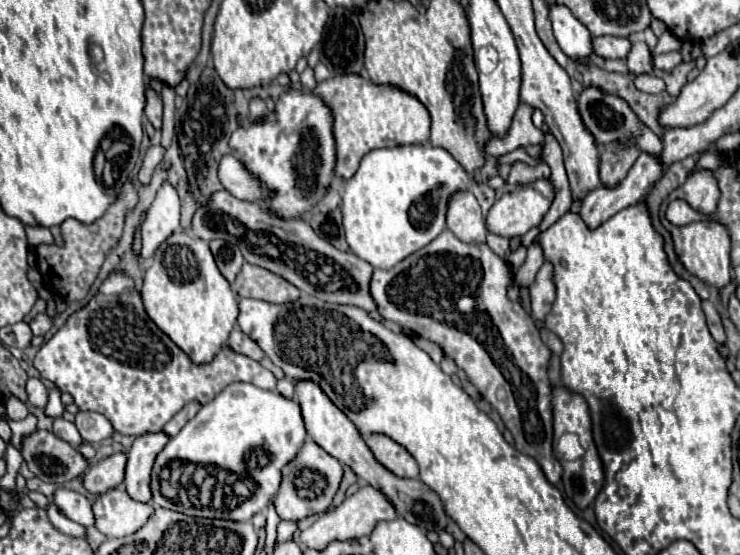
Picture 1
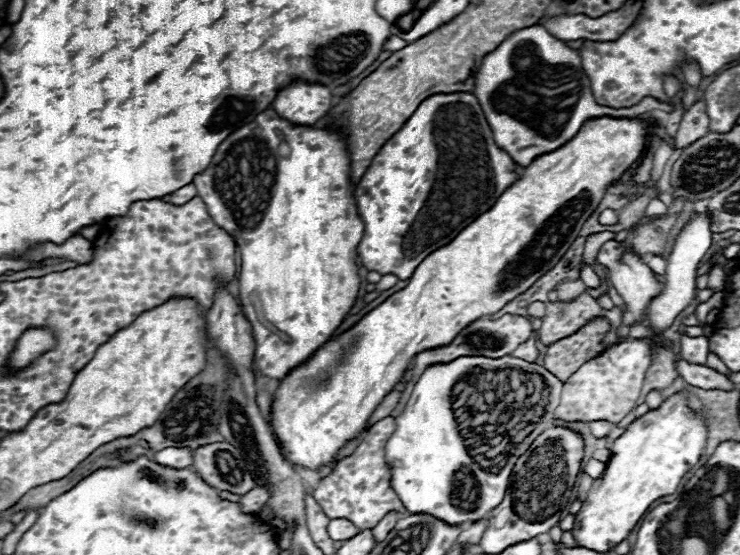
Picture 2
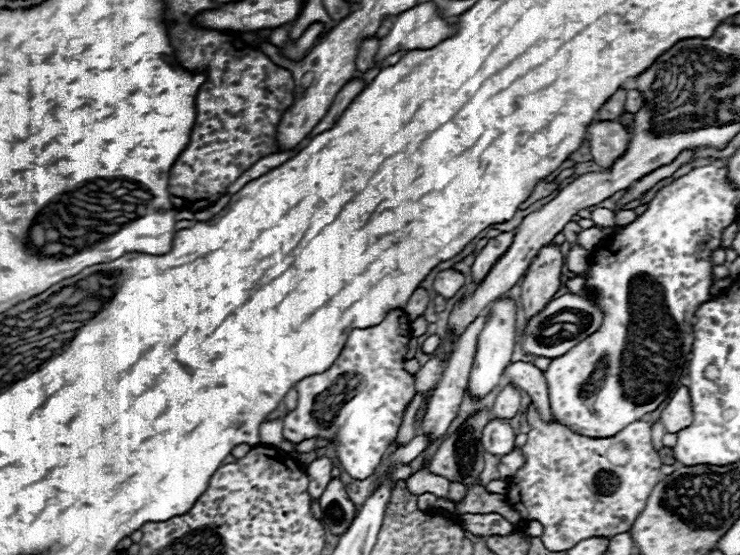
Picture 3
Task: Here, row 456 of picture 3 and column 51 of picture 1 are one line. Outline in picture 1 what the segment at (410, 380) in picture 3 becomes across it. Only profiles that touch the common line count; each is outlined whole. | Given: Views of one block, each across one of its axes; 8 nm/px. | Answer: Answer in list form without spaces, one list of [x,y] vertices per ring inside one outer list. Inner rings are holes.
[[[112,272],[100,286],[98,294],[82,308],[82,322],[78,314],[72,314],[68,322],[38,350],[34,366],[42,378],[54,382],[62,392],[74,396],[80,410],[92,410],[104,414],[116,432],[140,436],[144,432],[160,432],[164,424],[188,402],[198,400],[200,404],[216,398],[232,382],[250,382],[264,390],[274,390],[276,376],[266,370],[260,362],[234,352],[228,344],[208,364],[194,364],[146,314],[140,294],[134,288],[134,280],[122,272]]]

